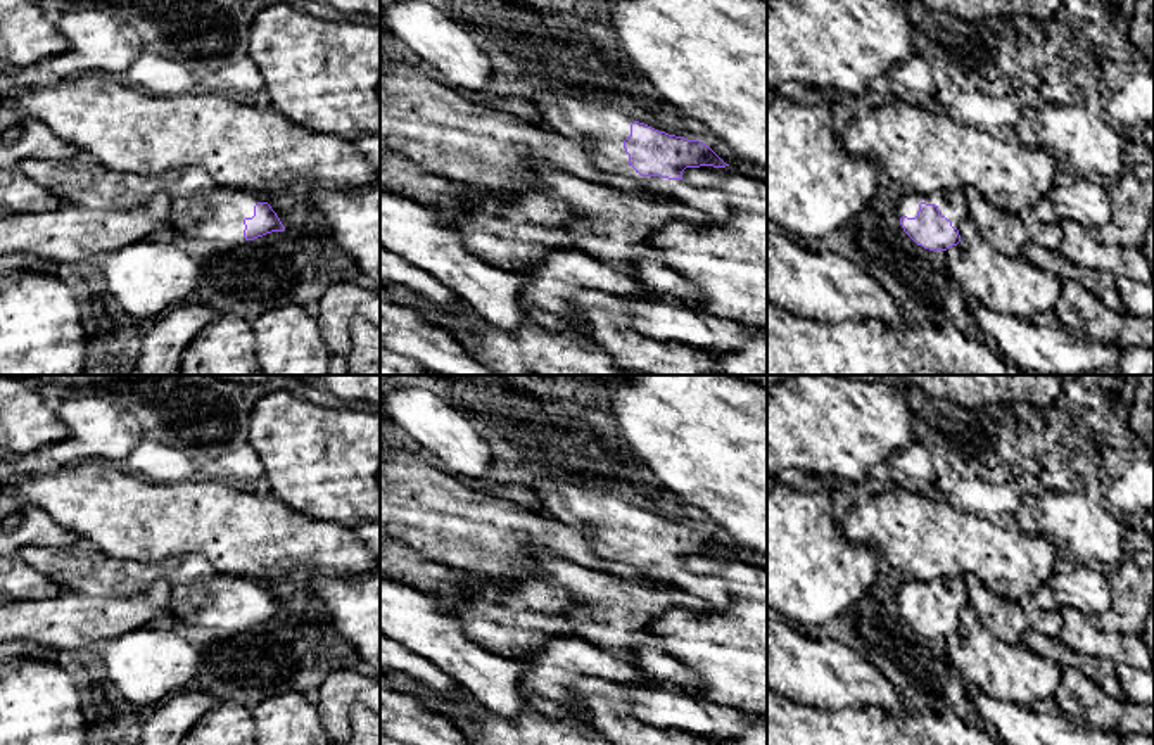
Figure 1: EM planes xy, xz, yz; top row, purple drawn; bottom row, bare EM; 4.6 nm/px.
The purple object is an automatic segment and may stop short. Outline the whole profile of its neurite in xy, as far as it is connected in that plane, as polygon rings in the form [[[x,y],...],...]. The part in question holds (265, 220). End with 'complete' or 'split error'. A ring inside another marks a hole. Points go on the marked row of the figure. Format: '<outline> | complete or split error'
[[[200,166],[183,168],[166,192],[169,225],[190,239],[235,247],[285,230],[264,195],[223,187]]] | split error

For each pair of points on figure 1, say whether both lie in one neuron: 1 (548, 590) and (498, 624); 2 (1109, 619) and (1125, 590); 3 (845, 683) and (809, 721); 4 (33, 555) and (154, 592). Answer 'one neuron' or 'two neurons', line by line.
1: one neuron
2: one neuron
3: two neurons
4: two neurons

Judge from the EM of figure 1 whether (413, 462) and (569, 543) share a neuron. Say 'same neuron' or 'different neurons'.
same neuron

